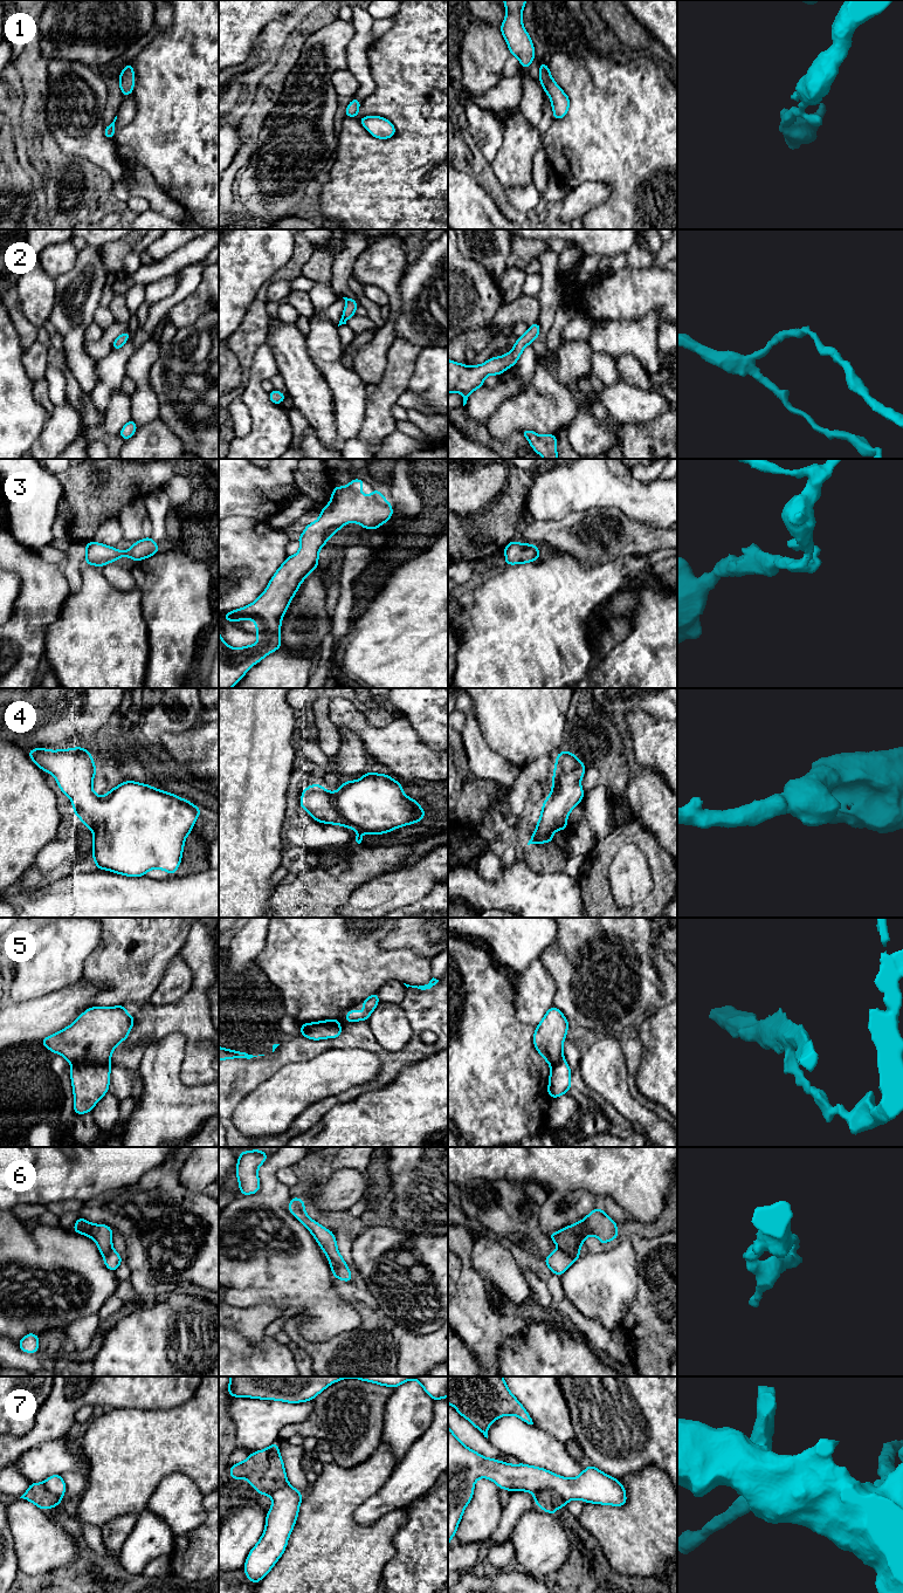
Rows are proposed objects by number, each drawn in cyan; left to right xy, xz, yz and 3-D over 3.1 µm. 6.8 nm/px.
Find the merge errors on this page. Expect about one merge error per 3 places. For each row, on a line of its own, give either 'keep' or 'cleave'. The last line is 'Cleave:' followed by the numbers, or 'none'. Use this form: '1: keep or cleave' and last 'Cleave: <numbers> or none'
1: keep
2: keep
3: keep
4: keep
5: cleave
6: cleave
7: cleave
Cleave: 5, 6, 7

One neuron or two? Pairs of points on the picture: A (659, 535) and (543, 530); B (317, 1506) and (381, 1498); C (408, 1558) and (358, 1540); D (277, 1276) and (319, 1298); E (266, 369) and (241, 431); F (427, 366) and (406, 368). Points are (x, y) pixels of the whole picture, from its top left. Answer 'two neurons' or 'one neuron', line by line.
A: one neuron
B: two neurons
C: two neurons
D: one neuron
E: two neurons
F: two neurons

